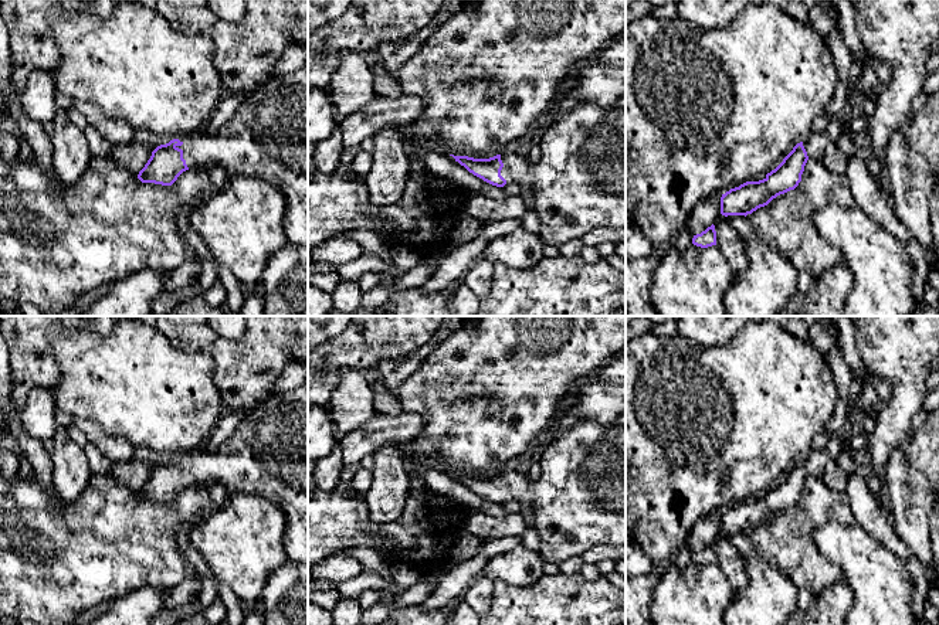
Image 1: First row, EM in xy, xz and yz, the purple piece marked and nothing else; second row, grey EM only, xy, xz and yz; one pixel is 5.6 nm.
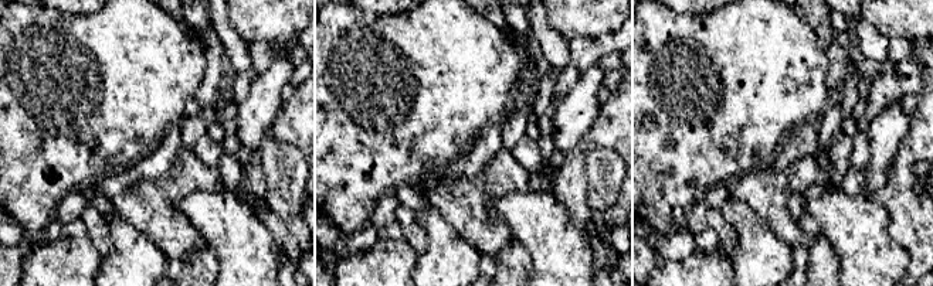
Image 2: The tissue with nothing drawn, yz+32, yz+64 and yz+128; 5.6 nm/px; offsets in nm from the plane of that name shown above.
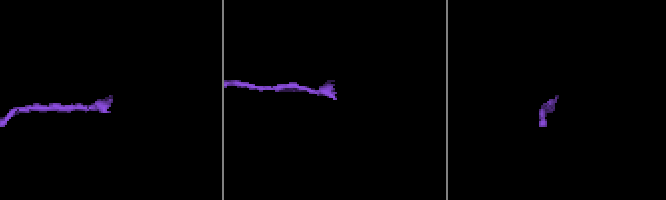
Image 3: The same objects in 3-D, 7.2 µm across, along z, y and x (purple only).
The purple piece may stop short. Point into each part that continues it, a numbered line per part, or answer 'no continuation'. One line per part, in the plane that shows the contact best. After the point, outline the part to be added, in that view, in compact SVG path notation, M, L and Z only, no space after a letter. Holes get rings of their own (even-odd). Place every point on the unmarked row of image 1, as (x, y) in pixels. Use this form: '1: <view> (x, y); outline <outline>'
1: xy (267, 457); outline M308 385L274 394L245 412L234 435L214 454L201 445L179 458L183 462L176 465L183 468L189 488L204 488L213 482L221 482L230 496L252 495L278 505L287 519L284 551L289 561L308 564Z

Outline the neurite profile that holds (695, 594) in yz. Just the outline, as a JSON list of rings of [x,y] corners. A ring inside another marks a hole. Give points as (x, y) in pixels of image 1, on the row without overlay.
[[[671,560],[658,568],[658,578],[650,592],[650,618],[654,625],[726,625],[726,609],[735,591],[718,563],[701,565],[691,561],[677,567]]]

